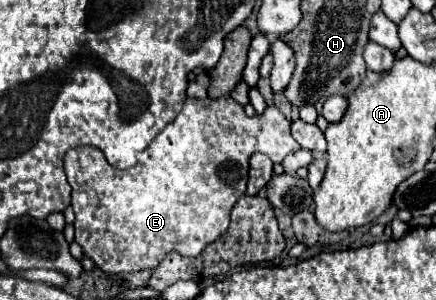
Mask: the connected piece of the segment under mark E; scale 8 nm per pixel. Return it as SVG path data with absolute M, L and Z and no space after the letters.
M231 96L217 100L187 98L183 112L155 136L155 140L139 154L133 168L113 168L103 152L93 146L69 150L65 154L65 174L73 188L71 206L75 212L75 242L83 248L83 254L107 274L157 268L169 252L179 252L191 258L199 256L207 244L215 242L229 228L231 208L241 194L245 194L249 156L260 152L275 164L301 148L291 136L289 124L291 122L277 106L267 106L261 116L249 118L243 106Z

